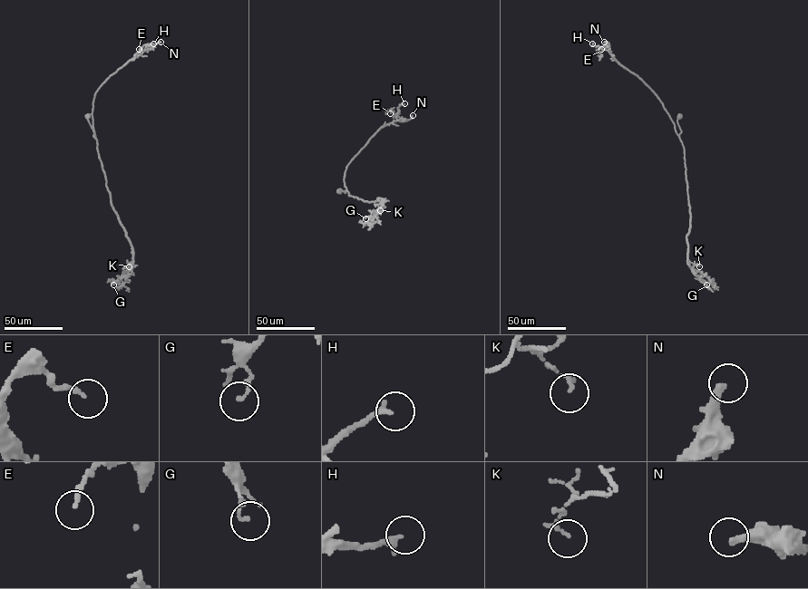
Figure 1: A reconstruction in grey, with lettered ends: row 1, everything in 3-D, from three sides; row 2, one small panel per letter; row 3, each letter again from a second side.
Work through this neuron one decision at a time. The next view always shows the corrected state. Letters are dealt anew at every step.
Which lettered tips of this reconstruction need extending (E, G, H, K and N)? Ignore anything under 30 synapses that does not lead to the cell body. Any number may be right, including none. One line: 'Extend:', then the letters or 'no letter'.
Extend: N

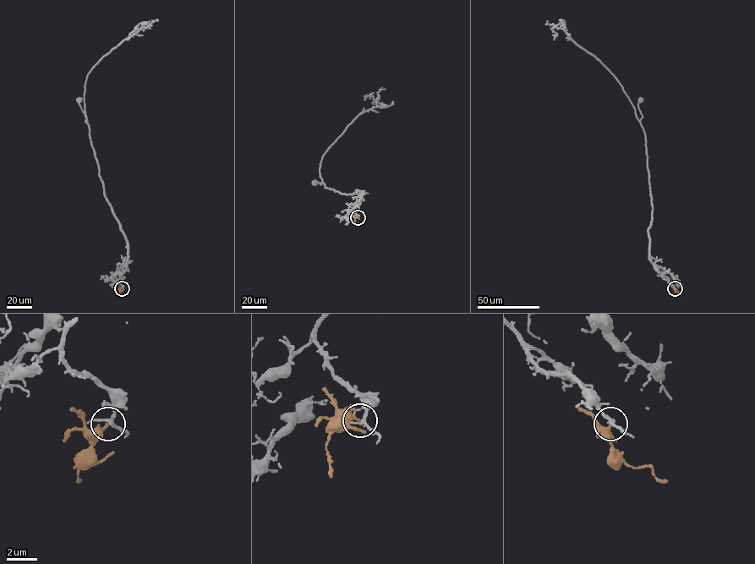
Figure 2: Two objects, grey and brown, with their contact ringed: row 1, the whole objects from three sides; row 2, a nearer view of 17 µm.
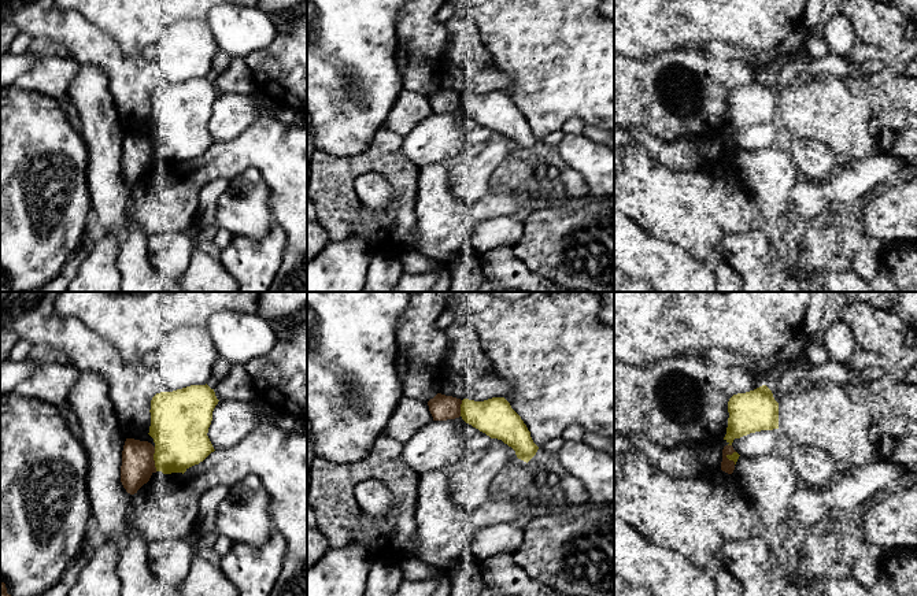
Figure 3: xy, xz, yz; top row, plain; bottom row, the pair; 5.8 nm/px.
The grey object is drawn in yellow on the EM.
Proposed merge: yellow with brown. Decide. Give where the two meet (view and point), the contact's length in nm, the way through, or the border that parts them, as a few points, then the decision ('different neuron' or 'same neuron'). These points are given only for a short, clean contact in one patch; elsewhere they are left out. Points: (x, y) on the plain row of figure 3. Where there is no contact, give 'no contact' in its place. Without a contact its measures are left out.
contact xy (154, 152); length 140 nm; different neuron

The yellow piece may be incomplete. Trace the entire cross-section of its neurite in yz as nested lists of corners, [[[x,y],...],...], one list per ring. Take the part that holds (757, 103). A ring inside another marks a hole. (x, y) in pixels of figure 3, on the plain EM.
[[[766,78],[733,88],[728,95],[728,105],[724,130],[728,138],[732,138],[735,132],[750,126],[779,122],[779,96]]]

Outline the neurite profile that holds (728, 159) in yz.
[[[725,138],[724,142],[722,142],[722,155],[721,155],[721,163],[728,166],[728,167],[732,167],[733,163],[735,163],[735,155],[733,153],[729,153],[726,149],[728,148],[732,148],[733,145],[736,145],[733,142],[732,138]]]

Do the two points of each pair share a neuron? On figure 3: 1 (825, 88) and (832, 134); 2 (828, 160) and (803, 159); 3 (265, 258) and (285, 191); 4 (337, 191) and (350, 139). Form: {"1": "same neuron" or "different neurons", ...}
{"1": "same neuron", "2": "same neuron", "3": "different neurons", "4": "different neurons"}

